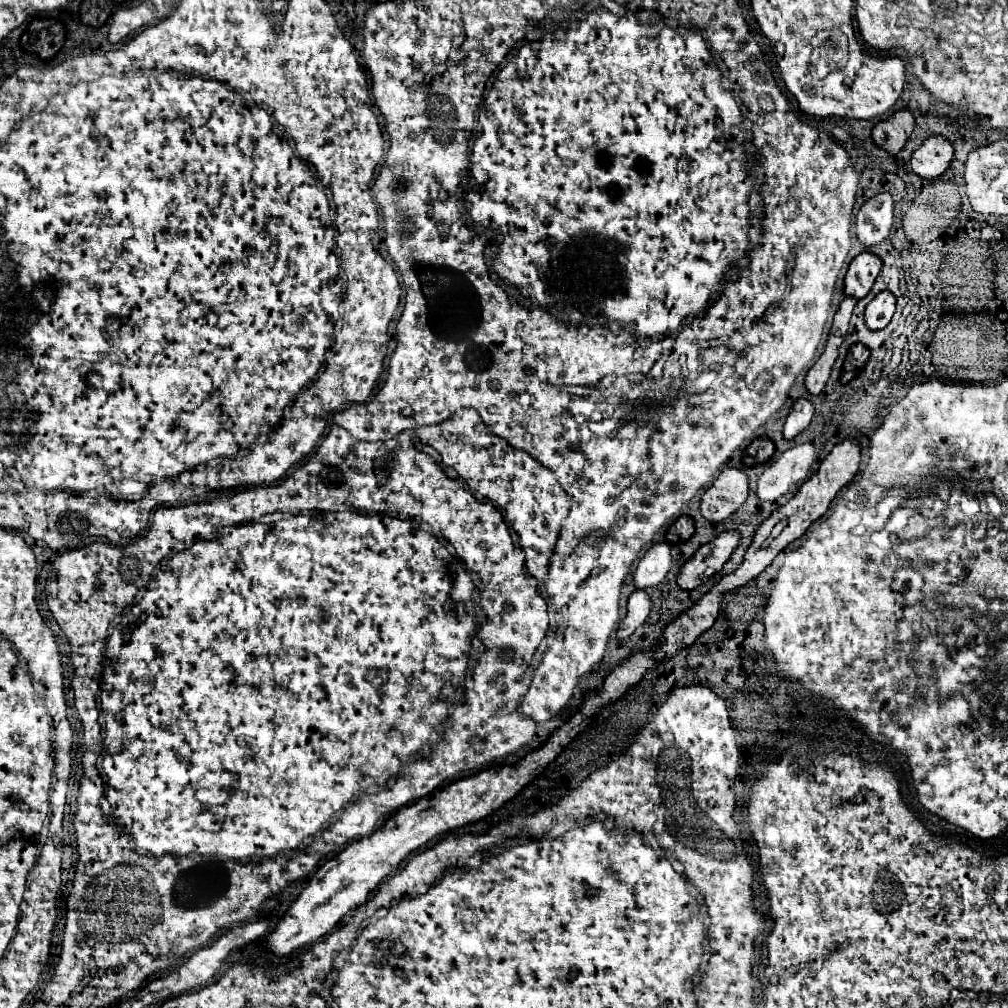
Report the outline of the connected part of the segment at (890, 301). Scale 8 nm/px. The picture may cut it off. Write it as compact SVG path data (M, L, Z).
M889 291L879 293L865 309L865 325L871 331L879 331L889 325L895 313L895 297Z

